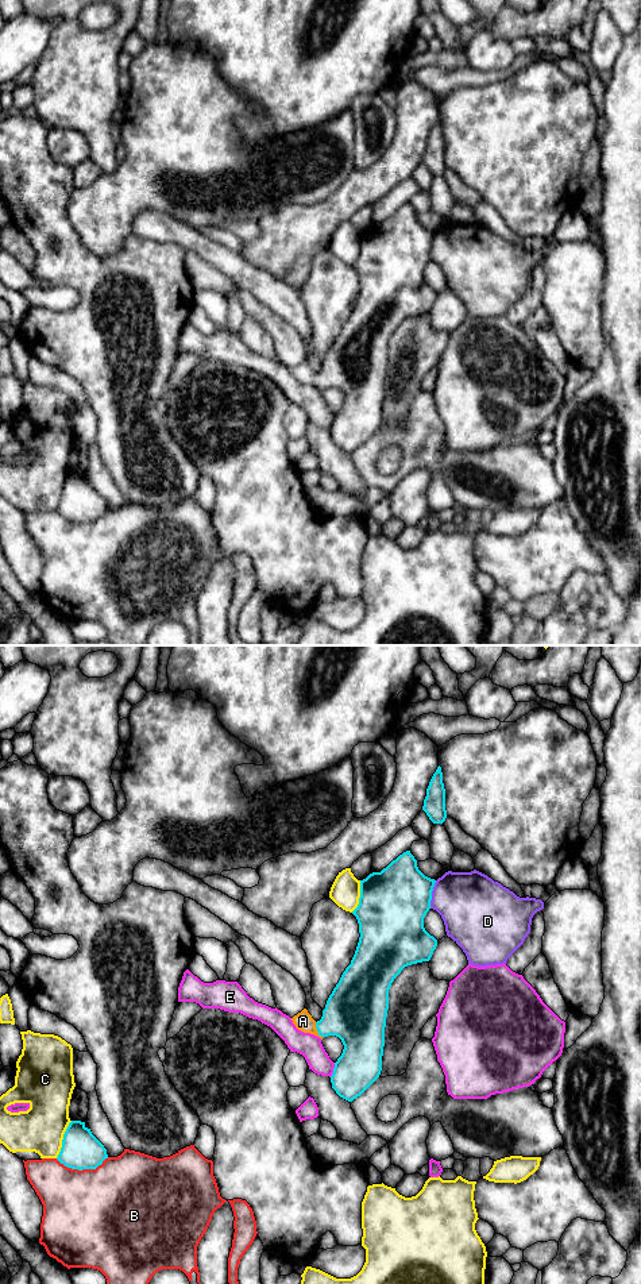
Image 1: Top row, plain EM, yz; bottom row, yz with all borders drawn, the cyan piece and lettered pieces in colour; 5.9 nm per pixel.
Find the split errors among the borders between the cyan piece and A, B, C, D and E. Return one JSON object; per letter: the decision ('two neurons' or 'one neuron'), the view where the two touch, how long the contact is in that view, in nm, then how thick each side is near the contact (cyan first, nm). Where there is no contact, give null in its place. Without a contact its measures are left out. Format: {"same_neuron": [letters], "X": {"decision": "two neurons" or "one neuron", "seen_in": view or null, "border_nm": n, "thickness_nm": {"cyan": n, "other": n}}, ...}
{"same_neuron": ["A"], "A": {"decision": "one neuron", "seen_in": "yz", "border_nm": 110, "thickness_nm": {"cyan": 360, "other": 110}}, "B": {"decision": "two neurons", "seen_in": "yz", "border_nm": 320, "thickness_nm": {"cyan": 220, "other": 500}}, "C": {"decision": "two neurons", "seen_in": "yz", "border_nm": 240, "thickness_nm": {"cyan": 220, "other": 280}}, "D": {"decision": "two neurons", "seen_in": "yz", "border_nm": 170, "thickness_nm": {"cyan": 400, "other": 380}}, "E": {"decision": "two neurons", "seen_in": "yz", "border_nm": 90, "thickness_nm": {"cyan": 260, "other": 140}}}

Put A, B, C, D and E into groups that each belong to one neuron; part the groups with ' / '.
A / B / C / D / E

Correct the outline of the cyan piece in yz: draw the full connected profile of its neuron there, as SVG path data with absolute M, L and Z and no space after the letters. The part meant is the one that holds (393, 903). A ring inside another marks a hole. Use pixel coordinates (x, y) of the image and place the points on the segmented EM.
M410 851L399 855L381 872L372 872L360 880L359 905L352 911L359 924L360 937L351 964L329 995L320 1021L316 1022L306 1009L291 1018L296 1027L304 1033L314 1034L321 1040L328 1036L336 1036L341 1040L344 1049L335 1063L331 1083L336 1094L348 1102L360 1096L381 1075L391 983L405 967L429 961L437 946L437 940L424 928L424 918L430 909L435 883L435 879L425 876L418 870L417 860Z

